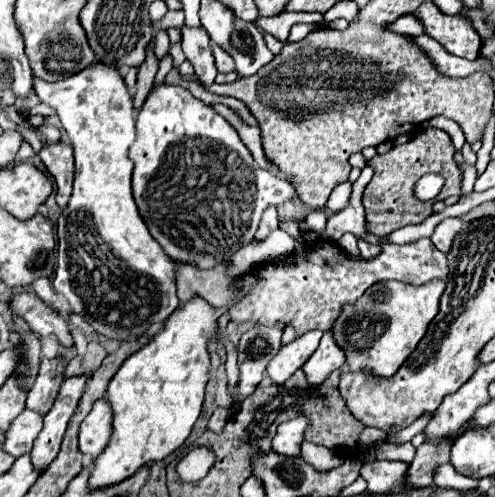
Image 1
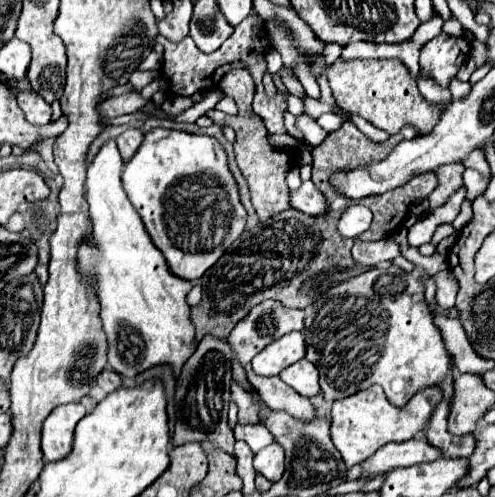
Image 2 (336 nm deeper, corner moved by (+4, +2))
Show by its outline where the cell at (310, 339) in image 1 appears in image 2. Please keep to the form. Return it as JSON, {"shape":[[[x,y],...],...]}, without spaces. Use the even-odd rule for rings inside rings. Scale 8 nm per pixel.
{"shape":[[[300,331],[288,333],[270,345],[266,345],[254,359],[252,359],[252,369],[254,373],[262,377],[278,375],[282,369],[290,367],[292,363],[300,361],[304,357],[306,345],[304,345],[304,335]]]}

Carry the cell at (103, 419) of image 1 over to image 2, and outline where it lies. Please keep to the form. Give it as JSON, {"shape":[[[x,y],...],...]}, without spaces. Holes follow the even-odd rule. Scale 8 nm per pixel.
{"shape":[[[66,403],[56,407],[42,425],[42,453],[48,461],[64,459],[74,441],[74,427],[86,415],[80,403]]]}

